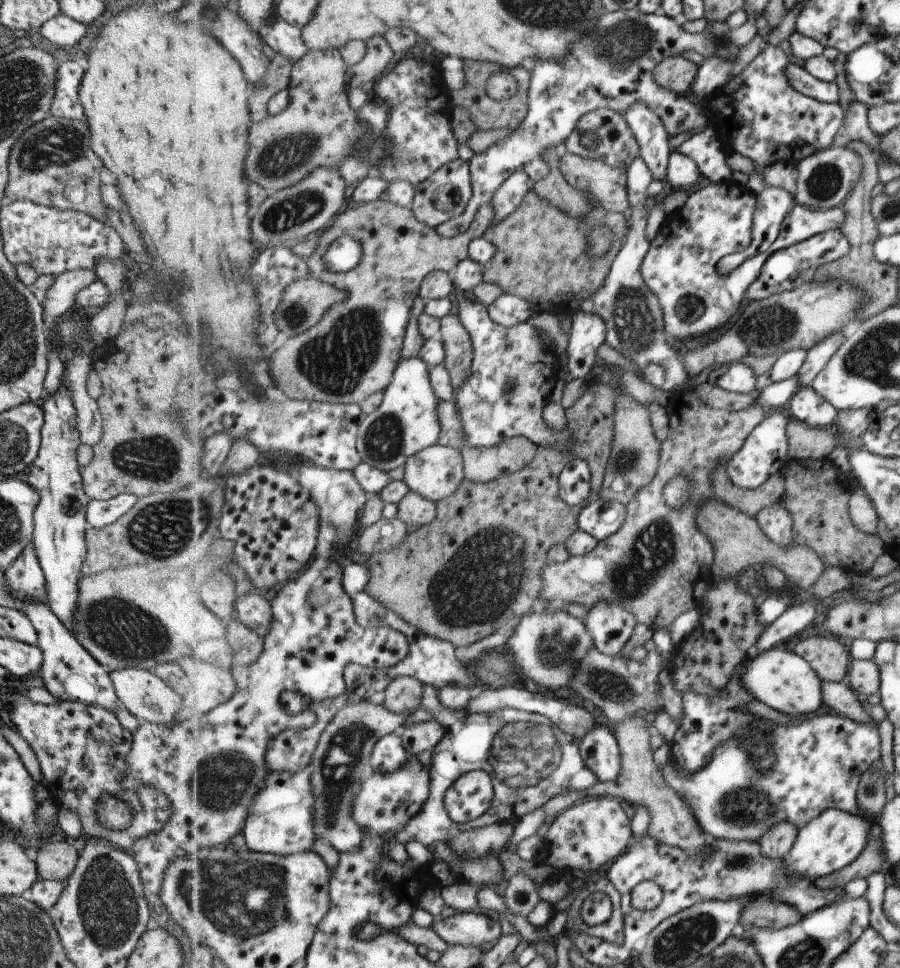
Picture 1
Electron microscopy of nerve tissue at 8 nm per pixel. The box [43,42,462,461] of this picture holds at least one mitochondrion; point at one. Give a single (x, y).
(335, 363)

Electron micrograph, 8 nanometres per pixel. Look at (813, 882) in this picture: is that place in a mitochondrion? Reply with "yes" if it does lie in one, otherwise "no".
no

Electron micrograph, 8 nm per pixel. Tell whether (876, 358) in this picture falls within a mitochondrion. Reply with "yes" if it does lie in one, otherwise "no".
yes

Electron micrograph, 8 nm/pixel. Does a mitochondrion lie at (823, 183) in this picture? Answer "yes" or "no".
yes

